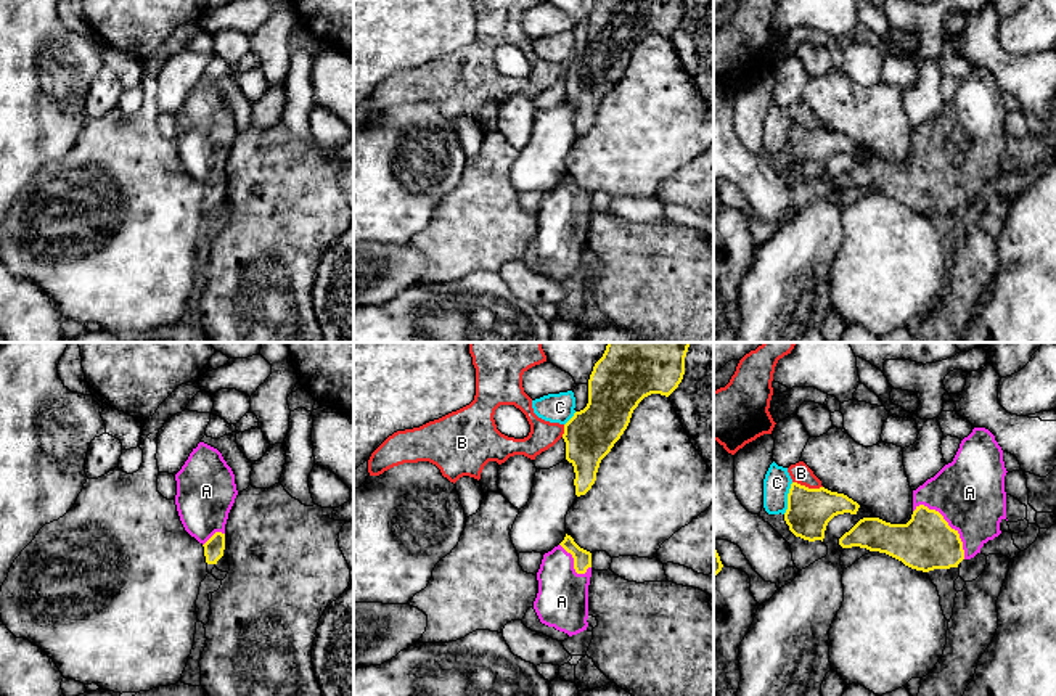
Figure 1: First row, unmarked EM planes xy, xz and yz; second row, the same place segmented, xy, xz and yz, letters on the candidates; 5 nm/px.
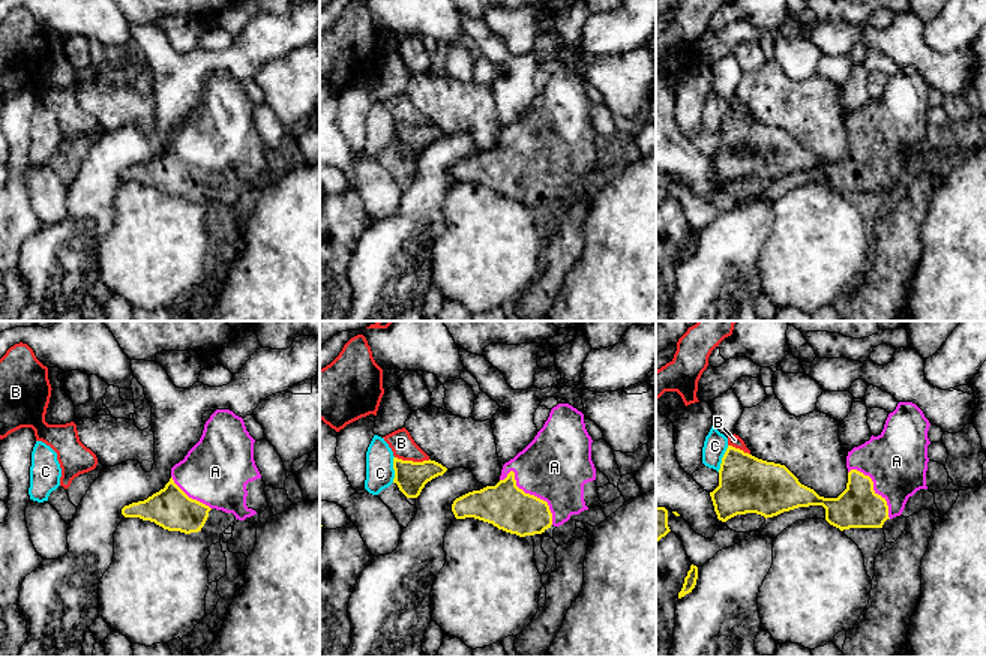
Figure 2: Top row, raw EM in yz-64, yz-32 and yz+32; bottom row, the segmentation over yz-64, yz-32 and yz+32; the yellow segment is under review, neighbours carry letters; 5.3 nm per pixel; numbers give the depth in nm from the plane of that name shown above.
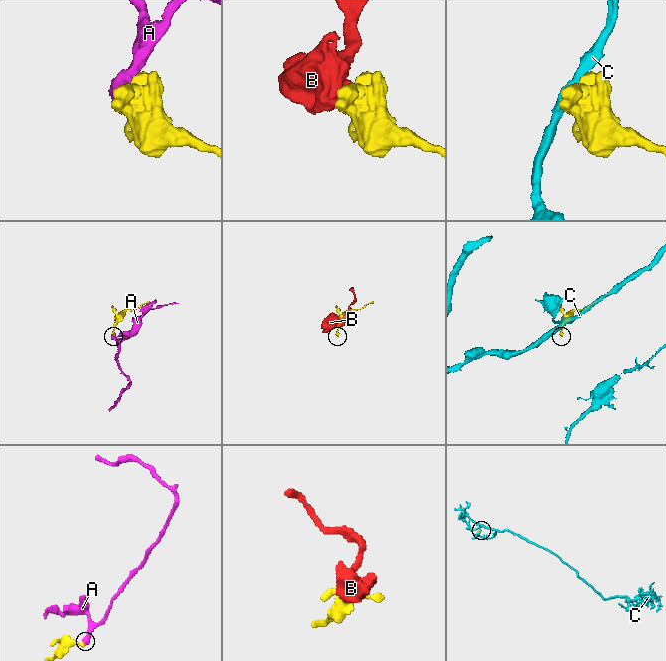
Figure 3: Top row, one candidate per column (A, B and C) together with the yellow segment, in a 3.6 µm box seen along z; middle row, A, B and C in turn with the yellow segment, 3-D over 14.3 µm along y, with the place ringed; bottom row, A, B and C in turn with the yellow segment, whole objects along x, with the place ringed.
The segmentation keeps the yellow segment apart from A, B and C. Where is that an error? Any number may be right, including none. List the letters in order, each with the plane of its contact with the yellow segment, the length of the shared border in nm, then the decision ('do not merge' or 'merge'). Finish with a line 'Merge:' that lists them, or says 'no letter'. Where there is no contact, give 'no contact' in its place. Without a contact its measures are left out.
A: yz | 360 nm | merge
B: yz | 160 nm | do not merge
C: yz | 170 nm | do not merge
Merge: A

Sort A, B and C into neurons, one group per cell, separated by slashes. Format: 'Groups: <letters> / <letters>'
Groups: A / B / C

